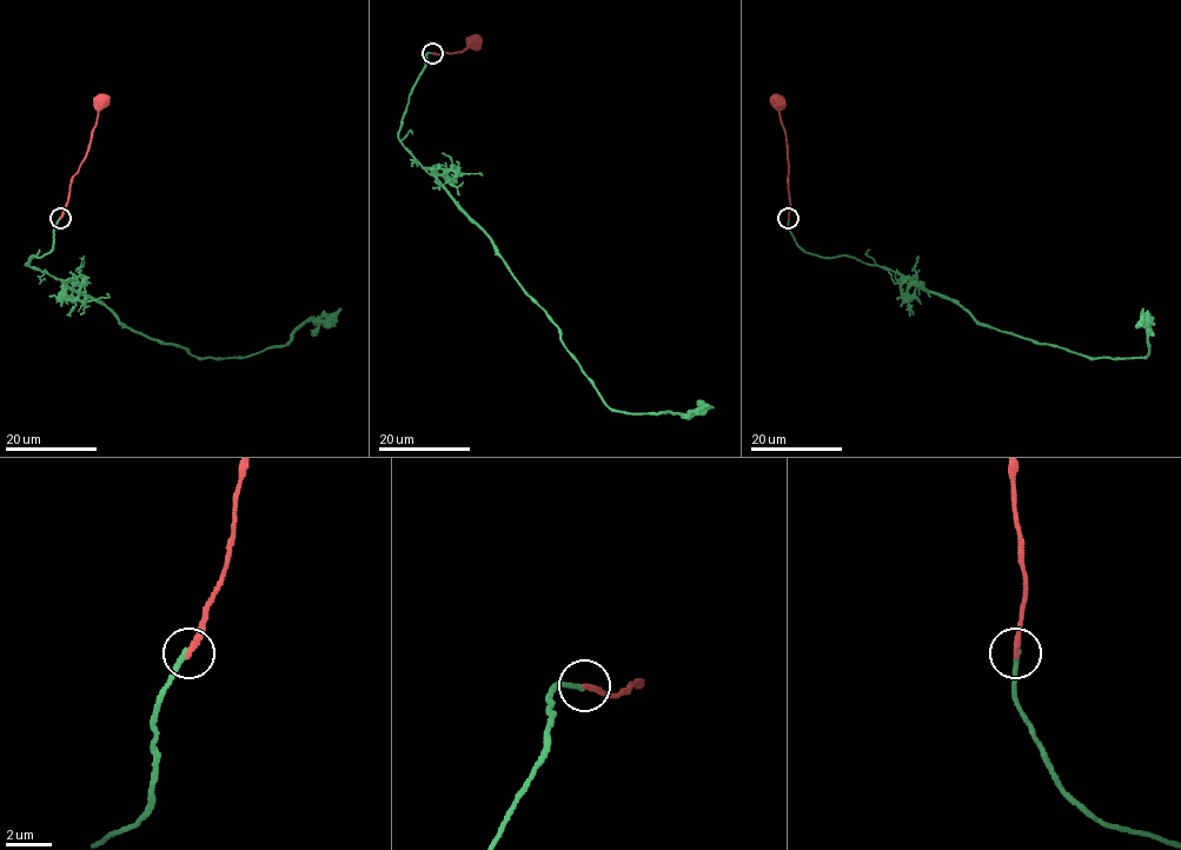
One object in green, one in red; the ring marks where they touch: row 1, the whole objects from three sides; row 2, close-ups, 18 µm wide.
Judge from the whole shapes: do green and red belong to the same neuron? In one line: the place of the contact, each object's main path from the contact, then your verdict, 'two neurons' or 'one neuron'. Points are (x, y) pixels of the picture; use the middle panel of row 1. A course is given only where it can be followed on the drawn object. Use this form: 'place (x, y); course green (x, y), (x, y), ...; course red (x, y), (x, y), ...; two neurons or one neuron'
place (432, 53); course green (432, 53), (409, 97), (398, 140), (495, 246), (601, 398), (630, 413), (684, 416), (714, 407); course red (433, 53), (460, 52), (475, 42); one neuron

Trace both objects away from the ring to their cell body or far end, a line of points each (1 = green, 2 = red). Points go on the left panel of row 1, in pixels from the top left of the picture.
1: (59, 218), (53, 247), (26, 265), (99, 299), (134, 332), (197, 357), (283, 346), (306, 321), (340, 309)
2: (60, 218), (71, 178), (88, 150), (101, 100)

